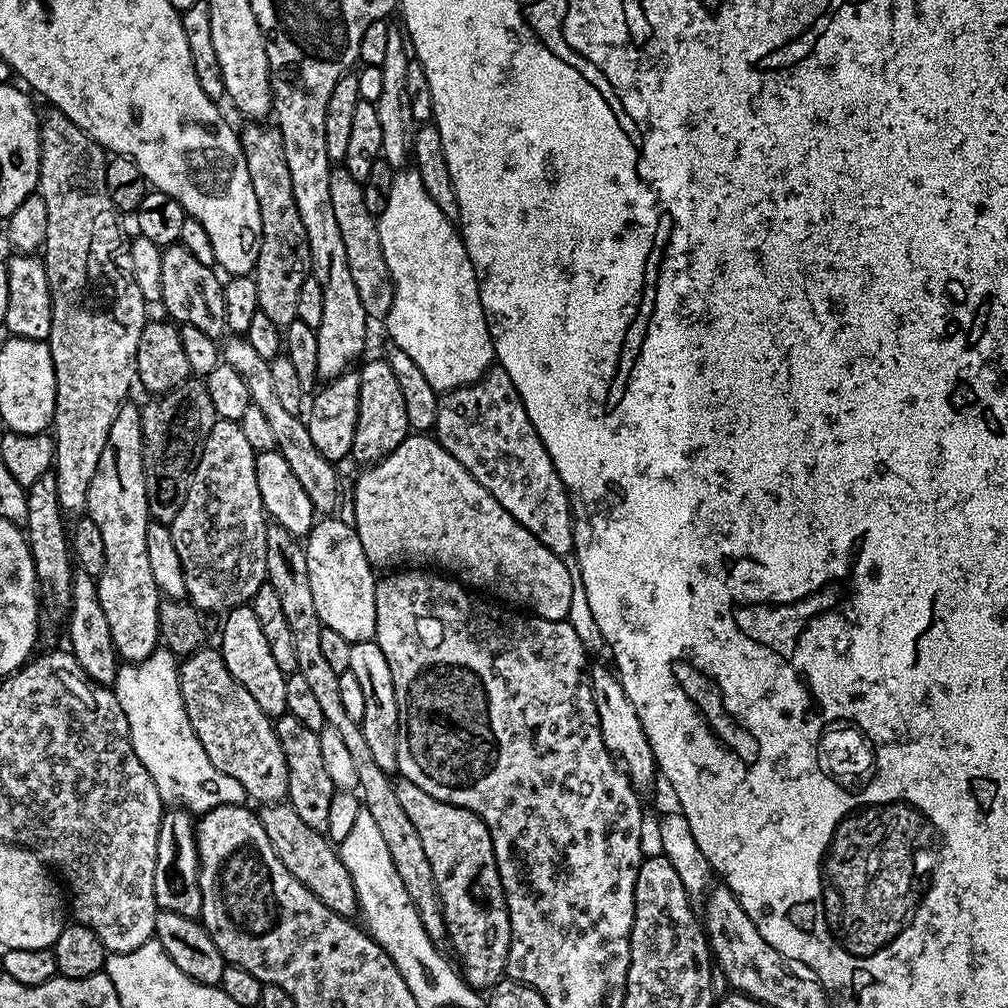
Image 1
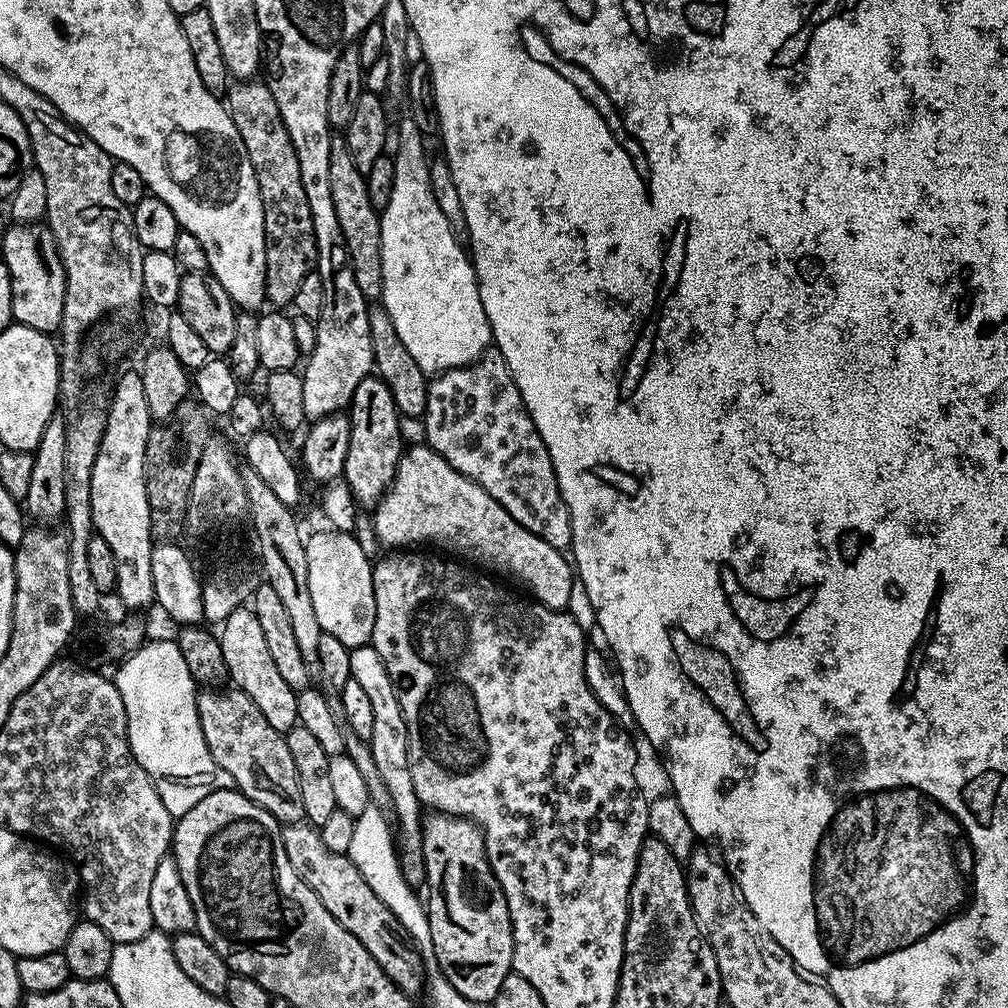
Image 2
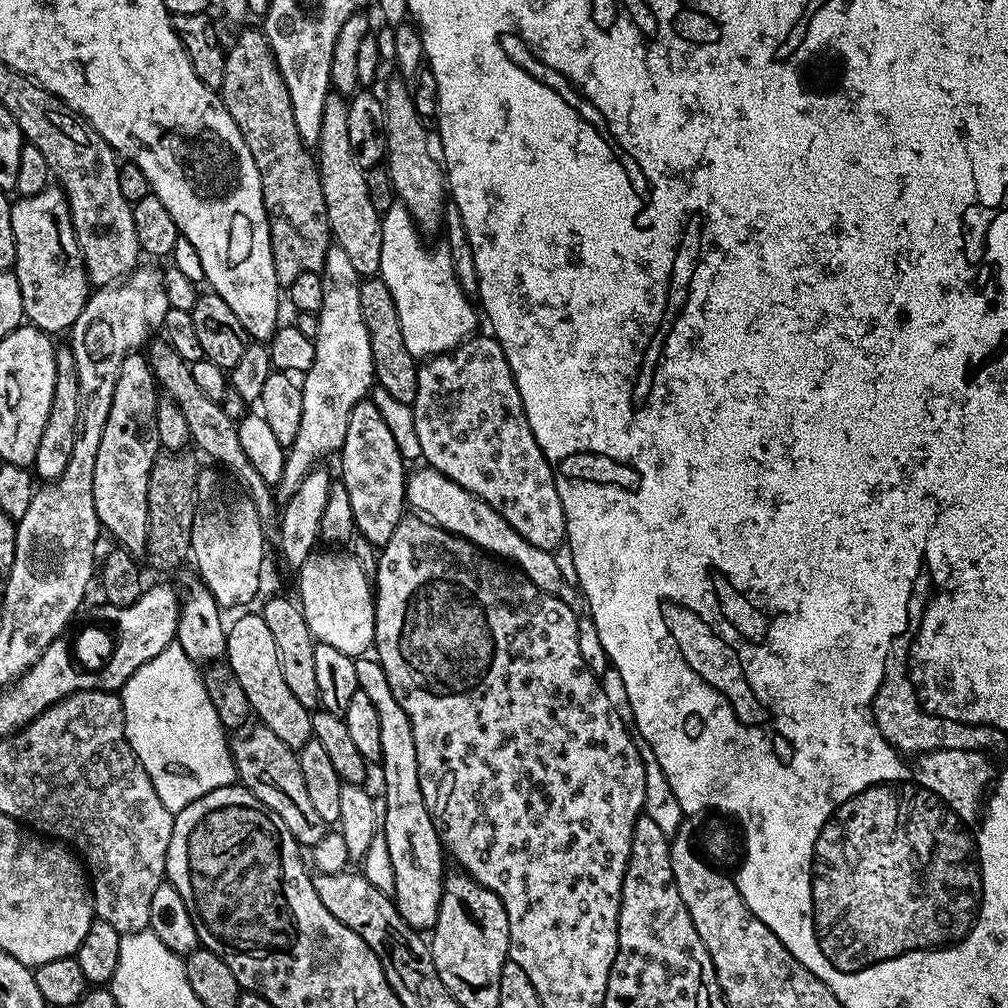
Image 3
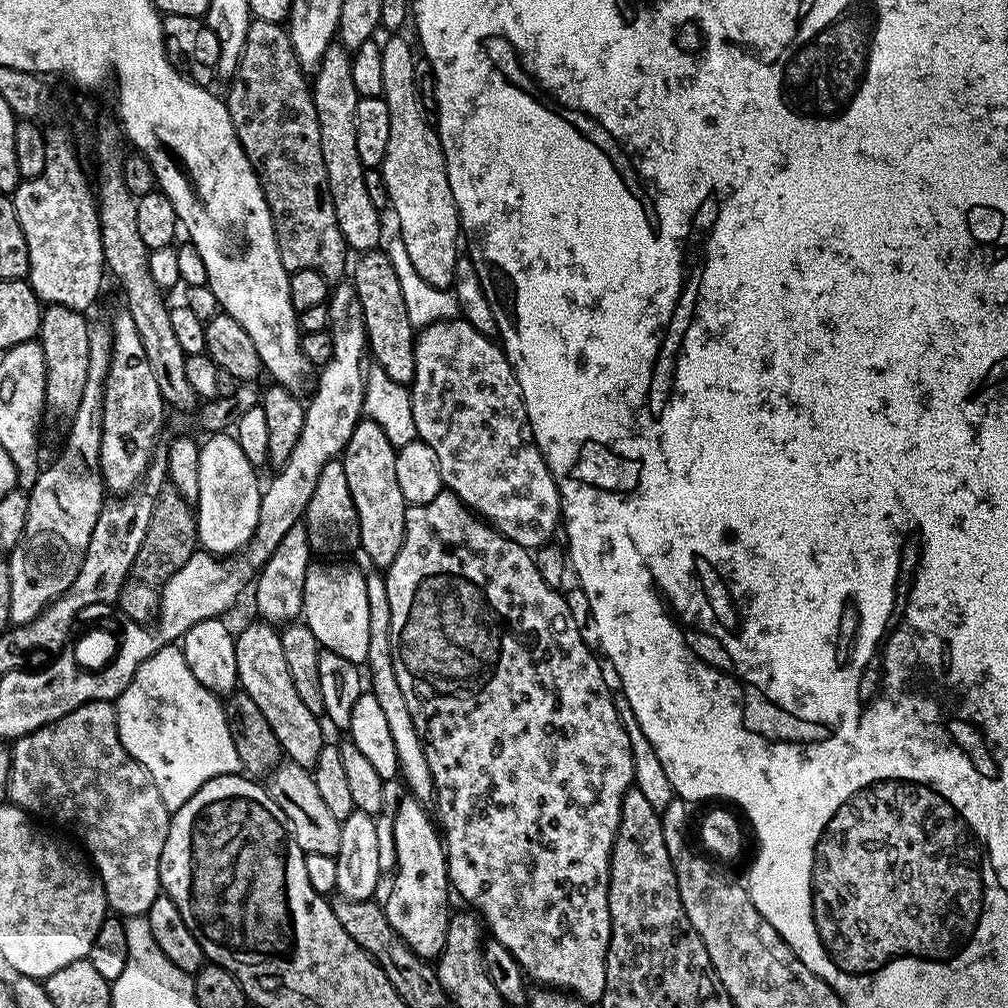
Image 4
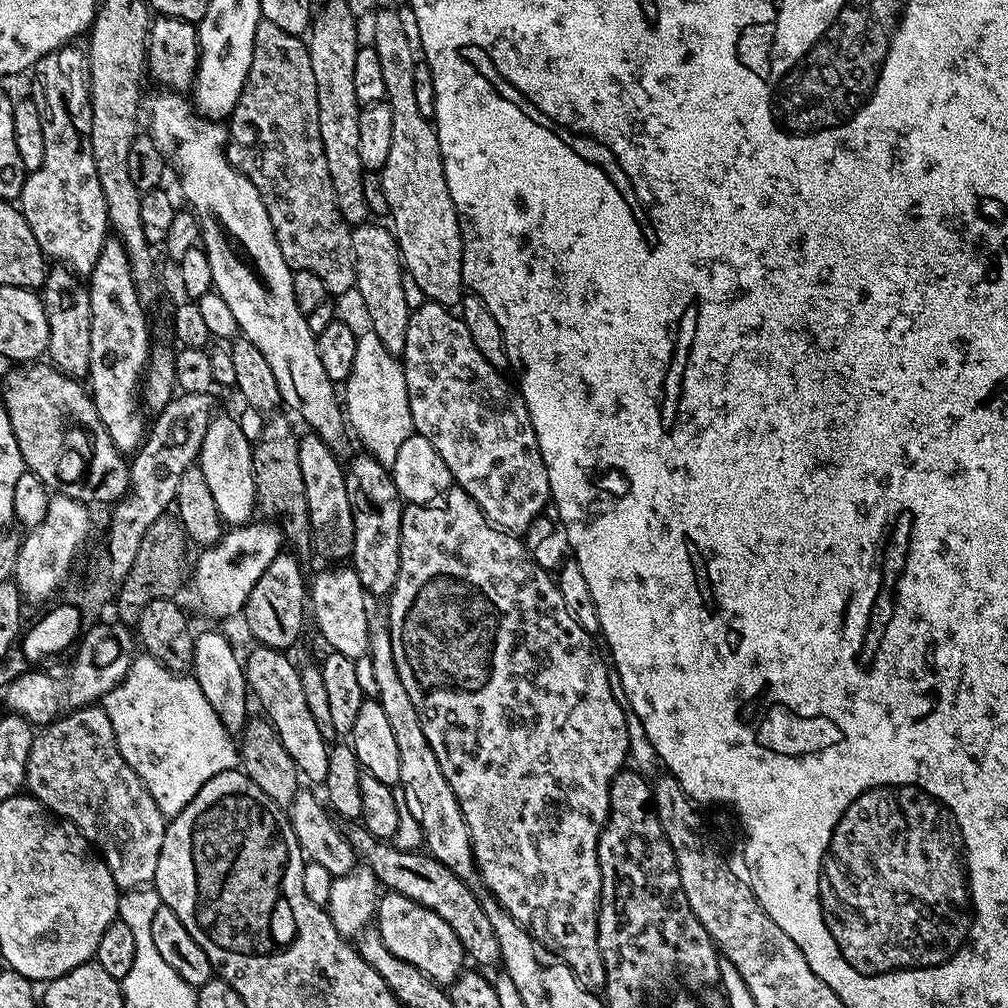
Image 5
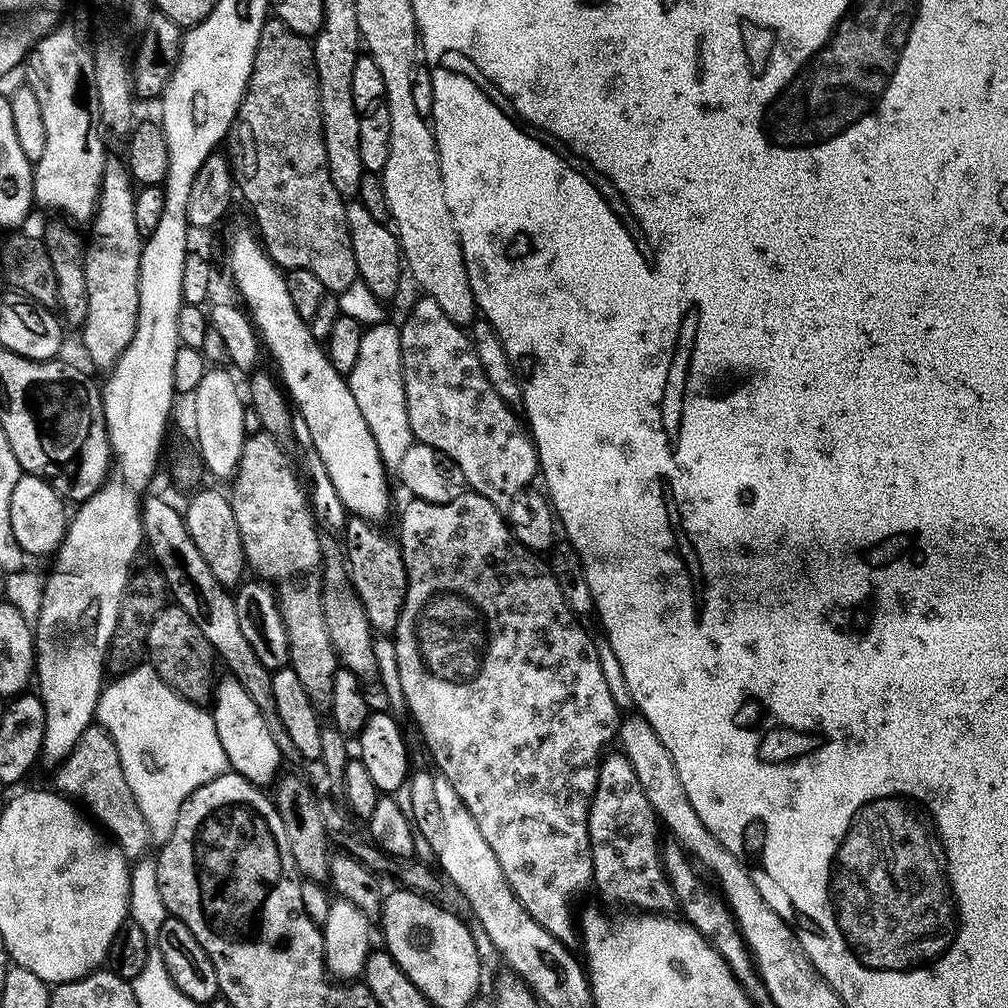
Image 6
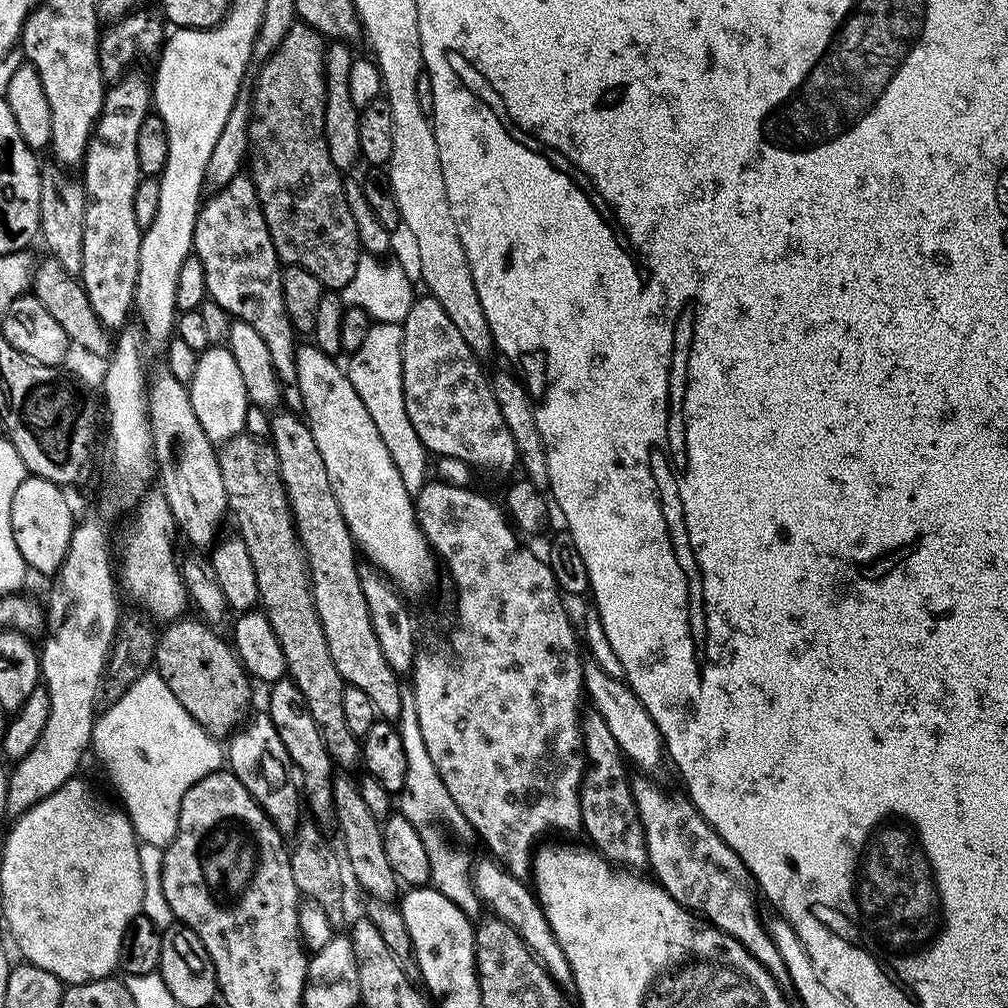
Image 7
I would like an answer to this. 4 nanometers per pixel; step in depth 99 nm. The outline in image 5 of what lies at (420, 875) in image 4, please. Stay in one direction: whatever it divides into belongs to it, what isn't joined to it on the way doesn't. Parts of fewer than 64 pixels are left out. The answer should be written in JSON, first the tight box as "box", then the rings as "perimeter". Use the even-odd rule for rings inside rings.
{"box":[374,891,466,986],"perimeter":[[[385,891],[376,905],[374,924],[379,928],[382,942],[386,942],[390,954],[398,954],[398,958],[410,962],[410,966],[418,966],[418,970],[422,970],[422,974],[429,976],[434,983],[450,986],[460,977],[461,972],[465,971],[466,957],[462,942],[458,942],[458,934],[454,934],[454,930],[450,930],[450,926],[446,926],[446,922],[442,922],[442,918],[438,918],[434,910],[426,910],[426,906],[397,892]]]}

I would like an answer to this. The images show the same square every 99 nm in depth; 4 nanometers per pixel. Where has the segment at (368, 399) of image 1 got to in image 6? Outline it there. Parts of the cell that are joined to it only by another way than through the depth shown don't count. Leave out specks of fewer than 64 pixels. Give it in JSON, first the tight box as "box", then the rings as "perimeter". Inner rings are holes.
{"box":[342,515,408,634],"perimeter":[[[353,515],[342,529],[342,536],[344,536],[342,551],[348,566],[348,579],[351,580],[352,589],[355,590],[356,596],[362,602],[362,610],[366,610],[368,625],[372,628],[373,633],[392,634],[395,633],[398,618],[402,614],[402,602],[406,602],[408,575],[404,559],[400,553],[399,543],[393,537],[391,540],[380,527],[379,523],[366,520],[363,516]]]}

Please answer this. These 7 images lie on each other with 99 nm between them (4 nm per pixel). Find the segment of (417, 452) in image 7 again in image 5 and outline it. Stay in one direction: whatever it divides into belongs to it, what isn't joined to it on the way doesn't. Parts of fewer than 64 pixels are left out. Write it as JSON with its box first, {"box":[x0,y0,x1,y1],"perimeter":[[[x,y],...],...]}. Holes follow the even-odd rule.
{"box":[342,330,414,469],"perimeter":[[[371,330],[361,331],[356,341],[358,351],[354,354],[354,366],[342,384],[342,412],[351,435],[353,432],[360,439],[364,447],[361,449],[382,467],[391,469],[402,442],[414,434],[404,366]]]}

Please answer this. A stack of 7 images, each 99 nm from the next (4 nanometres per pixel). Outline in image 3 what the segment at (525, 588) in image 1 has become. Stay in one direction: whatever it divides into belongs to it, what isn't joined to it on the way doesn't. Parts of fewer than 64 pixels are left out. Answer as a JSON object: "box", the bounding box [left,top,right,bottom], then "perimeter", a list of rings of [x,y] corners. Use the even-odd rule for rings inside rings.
{"box":[406,466,564,594],"perimeter":[[[420,466],[413,476],[411,473],[407,477],[406,504],[413,513],[423,516],[425,520],[432,521],[448,532],[453,532],[455,536],[470,541],[488,555],[511,562],[524,573],[527,580],[534,582],[534,586],[538,586],[543,592],[556,594],[561,591],[559,588],[564,584],[564,572],[549,549],[526,542],[526,538],[522,538],[522,534],[518,534],[518,530],[514,530],[514,526],[510,526],[510,522],[506,522],[506,518],[502,518],[498,510],[482,502],[482,498],[462,490],[458,482],[450,482],[450,478],[446,478],[438,470]]]}

